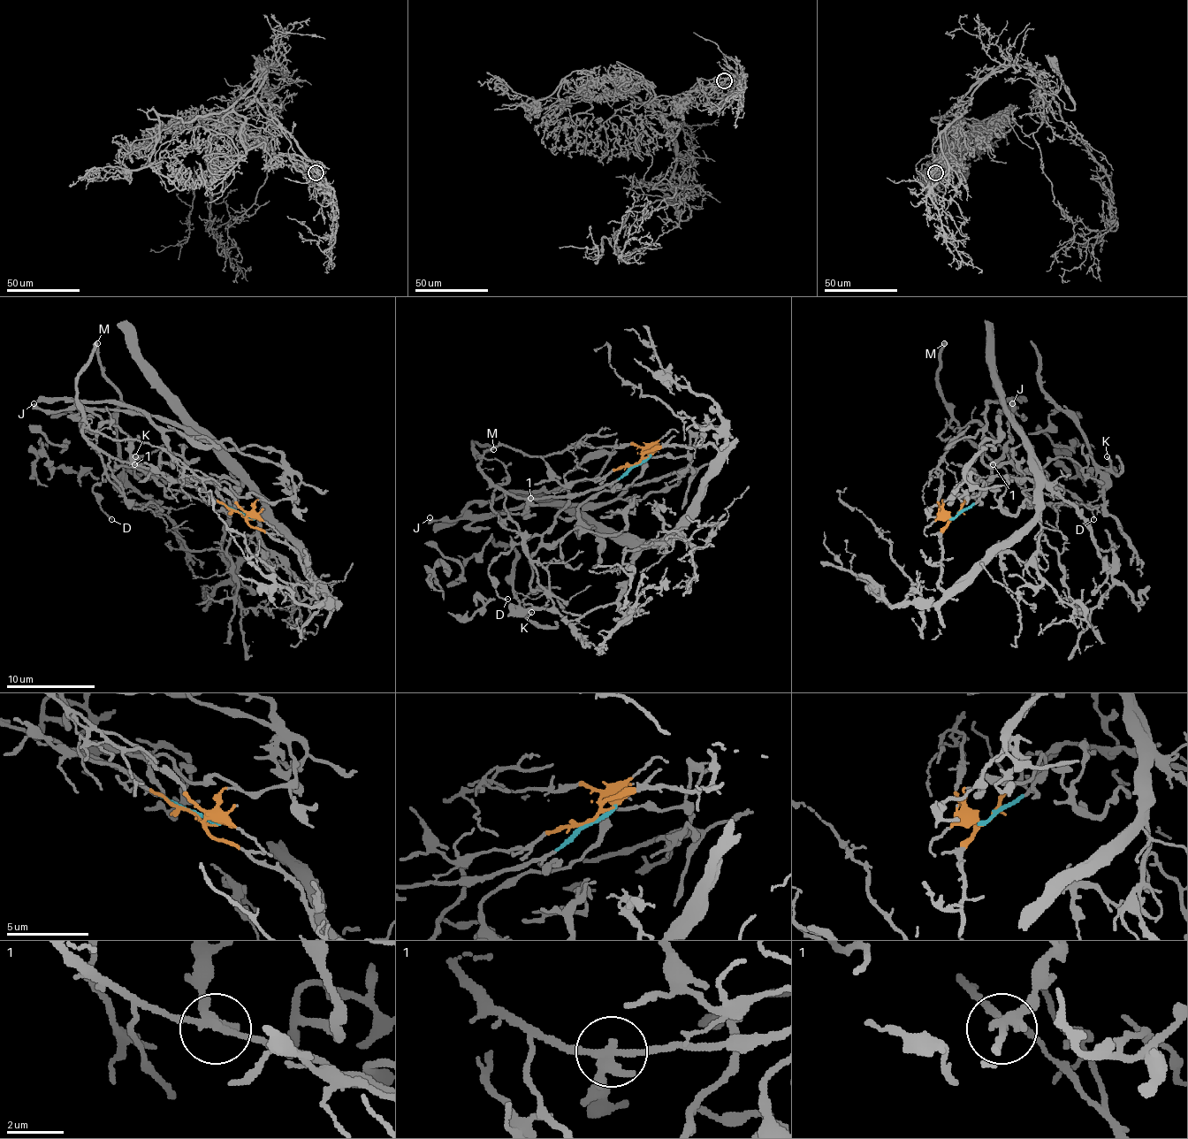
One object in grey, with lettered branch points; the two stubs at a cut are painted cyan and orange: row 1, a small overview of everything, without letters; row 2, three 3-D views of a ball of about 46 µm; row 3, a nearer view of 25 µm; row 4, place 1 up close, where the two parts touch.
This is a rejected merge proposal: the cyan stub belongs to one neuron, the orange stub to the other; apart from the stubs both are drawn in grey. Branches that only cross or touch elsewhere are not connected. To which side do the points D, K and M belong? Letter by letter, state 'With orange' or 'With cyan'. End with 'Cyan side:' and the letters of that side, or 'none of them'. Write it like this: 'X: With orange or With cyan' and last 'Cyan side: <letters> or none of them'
D: With orange
K: With orange
M: With cyan
Cyan side: M

